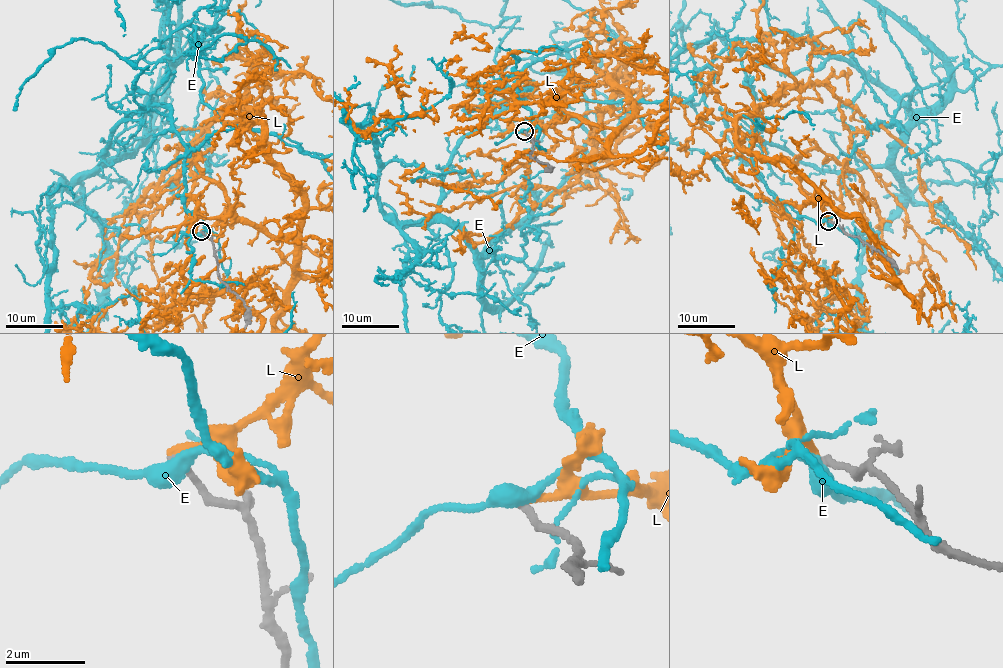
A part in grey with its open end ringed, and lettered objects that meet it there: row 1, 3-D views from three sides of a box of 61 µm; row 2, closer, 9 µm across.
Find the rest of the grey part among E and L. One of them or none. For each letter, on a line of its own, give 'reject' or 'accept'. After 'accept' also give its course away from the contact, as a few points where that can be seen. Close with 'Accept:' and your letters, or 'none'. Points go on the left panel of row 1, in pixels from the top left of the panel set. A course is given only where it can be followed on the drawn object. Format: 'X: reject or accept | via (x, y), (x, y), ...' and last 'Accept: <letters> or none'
E: reject
L: reject
Accept: none

